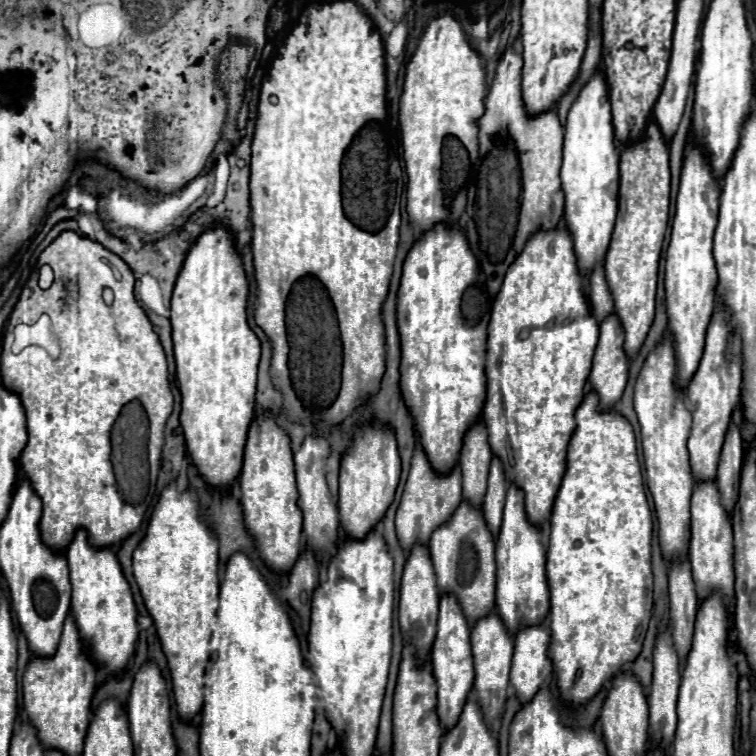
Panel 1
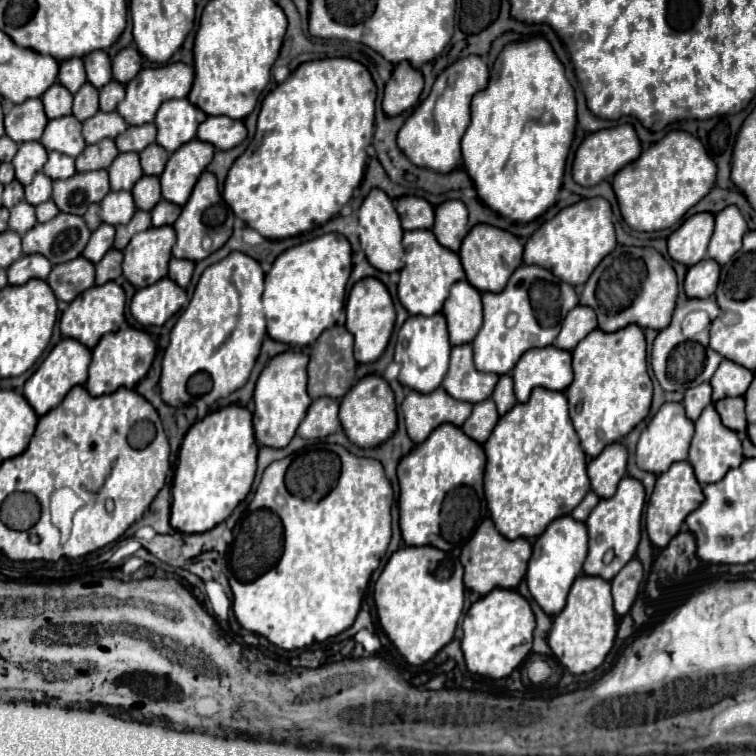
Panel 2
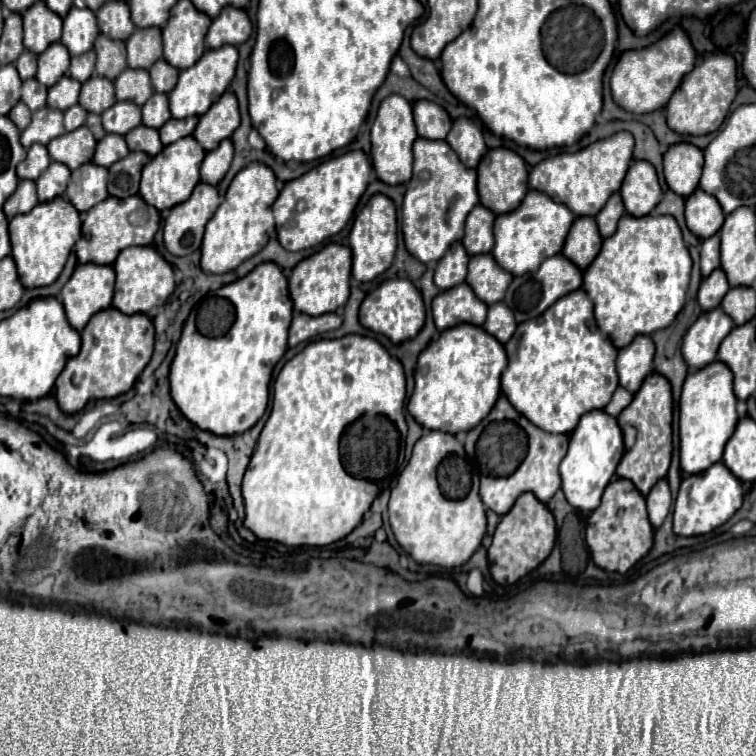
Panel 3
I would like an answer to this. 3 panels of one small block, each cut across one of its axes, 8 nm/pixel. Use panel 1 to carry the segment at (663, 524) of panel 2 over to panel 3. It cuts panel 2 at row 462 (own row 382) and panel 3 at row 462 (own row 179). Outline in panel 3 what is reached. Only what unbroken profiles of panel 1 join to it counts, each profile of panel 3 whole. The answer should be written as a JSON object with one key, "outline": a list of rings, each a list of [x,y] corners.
{"outline":[[[714,360],[712,364],[690,370],[684,386],[682,396],[678,402],[678,432],[680,432],[680,466],[686,474],[698,474],[708,466],[720,462],[724,446],[732,436],[738,422],[736,414],[736,394],[732,388],[732,370]]]}

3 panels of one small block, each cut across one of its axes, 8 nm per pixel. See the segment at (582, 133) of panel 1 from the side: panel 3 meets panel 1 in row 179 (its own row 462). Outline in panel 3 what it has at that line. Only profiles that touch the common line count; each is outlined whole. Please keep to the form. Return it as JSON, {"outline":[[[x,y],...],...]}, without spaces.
{"outline":[[[590,410],[588,414],[584,414],[576,430],[570,434],[568,454],[560,462],[562,490],[566,494],[566,500],[582,512],[592,512],[600,504],[602,492],[612,480],[622,454],[624,454],[624,442],[618,420],[606,414],[604,410]]]}

